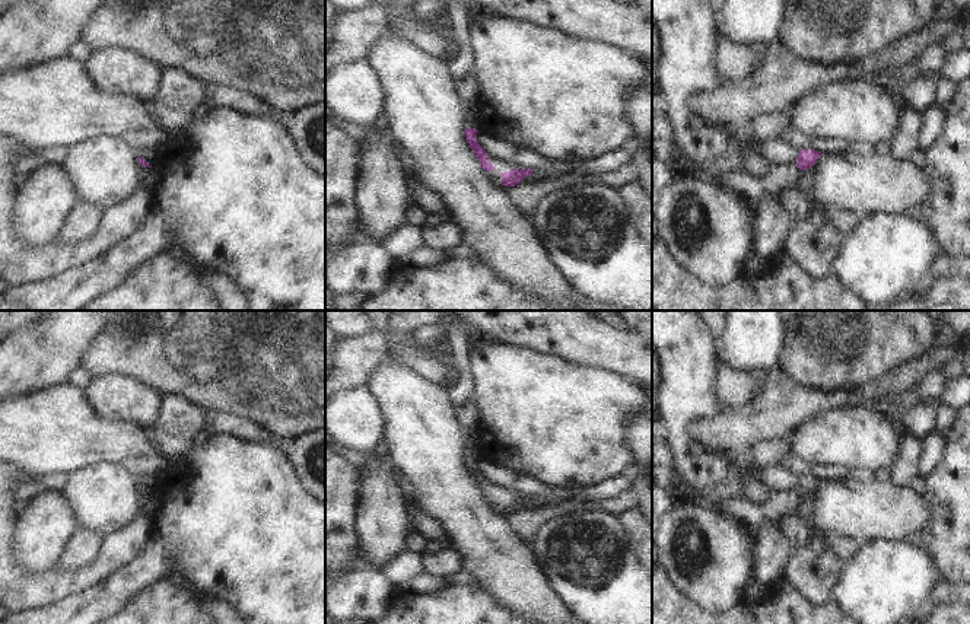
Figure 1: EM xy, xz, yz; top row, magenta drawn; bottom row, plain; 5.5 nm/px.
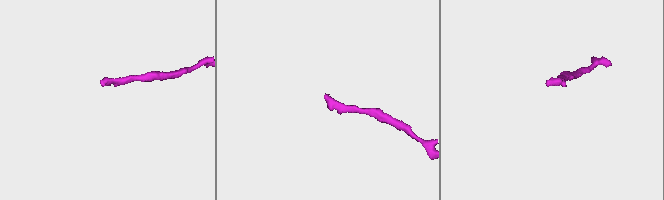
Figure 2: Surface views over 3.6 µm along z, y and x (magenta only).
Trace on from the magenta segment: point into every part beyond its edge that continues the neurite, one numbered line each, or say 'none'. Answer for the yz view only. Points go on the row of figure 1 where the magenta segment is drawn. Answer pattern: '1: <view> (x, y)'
1: yz (781, 177)

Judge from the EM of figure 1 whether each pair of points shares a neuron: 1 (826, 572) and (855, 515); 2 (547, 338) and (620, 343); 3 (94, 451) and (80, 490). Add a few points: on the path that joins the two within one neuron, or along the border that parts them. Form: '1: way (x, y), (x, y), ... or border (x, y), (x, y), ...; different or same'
1: border (814, 532), (851, 538), (861, 544); different
2: way (565, 338), (587, 338), (603, 343); same
3: border (120, 464), (94, 464), (69, 476); different

